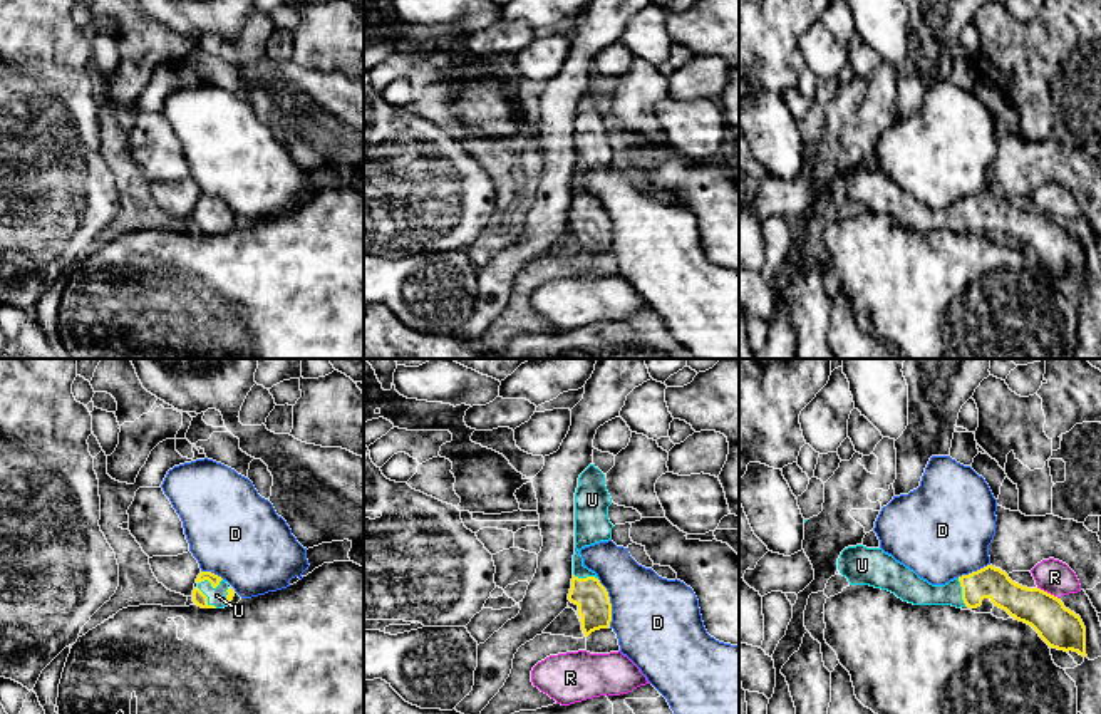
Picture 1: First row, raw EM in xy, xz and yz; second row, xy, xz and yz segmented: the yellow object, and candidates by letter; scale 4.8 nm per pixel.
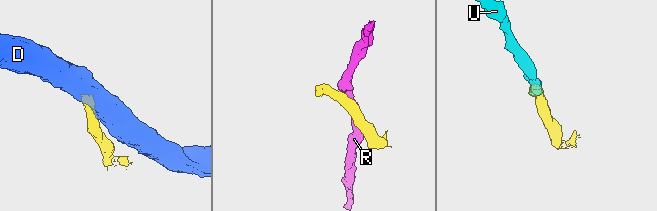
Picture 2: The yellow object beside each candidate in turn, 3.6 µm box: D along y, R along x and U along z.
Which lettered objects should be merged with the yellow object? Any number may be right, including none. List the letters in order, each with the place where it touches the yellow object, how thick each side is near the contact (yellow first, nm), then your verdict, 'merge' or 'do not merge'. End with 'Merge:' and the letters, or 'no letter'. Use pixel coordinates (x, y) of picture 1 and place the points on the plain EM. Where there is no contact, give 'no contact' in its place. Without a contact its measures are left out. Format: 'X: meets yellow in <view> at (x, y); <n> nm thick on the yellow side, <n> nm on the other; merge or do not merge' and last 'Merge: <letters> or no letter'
D: meets yellow in xz at (609, 227); 160 nm thick on the yellow side, 420 nm on the other; do not merge
R: meets yellow in yz at (1046, 217); 200 nm thick on the yellow side, 160 nm on the other; do not merge
U: meets yellow in xy at (210, 206); 50 nm thick on the yellow side, 80 nm on the other; merge
Merge: U

